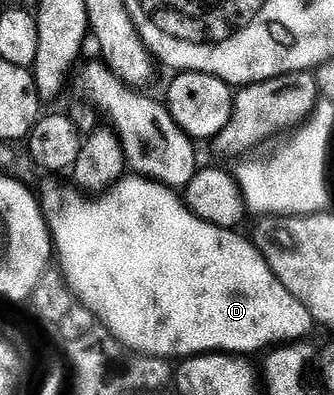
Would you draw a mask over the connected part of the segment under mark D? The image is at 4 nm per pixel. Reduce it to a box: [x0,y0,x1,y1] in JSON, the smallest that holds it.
[48,177,312,357]

